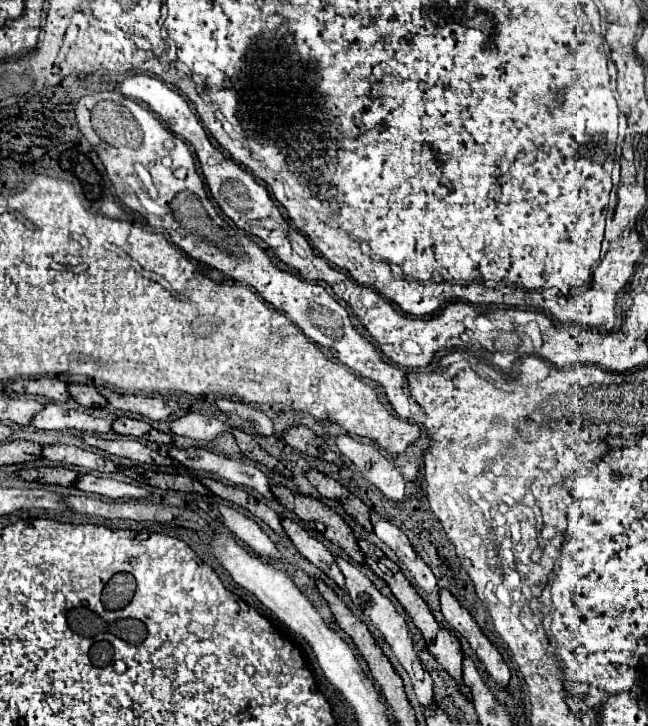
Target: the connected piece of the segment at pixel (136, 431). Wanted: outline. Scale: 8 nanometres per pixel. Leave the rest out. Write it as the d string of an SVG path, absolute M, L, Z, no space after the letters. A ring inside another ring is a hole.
M120 416L114 420L114 432L122 434L122 436L132 436L132 438L148 438L152 426L142 422L142 420L134 420L134 418L126 418Z

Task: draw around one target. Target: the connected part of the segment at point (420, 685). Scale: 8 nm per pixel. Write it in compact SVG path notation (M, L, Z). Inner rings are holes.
M336 558L336 562L338 562L338 566L340 566L340 570L342 570L344 578L346 578L346 590L348 590L348 594L350 594L352 602L356 604L358 610L362 610L364 614L368 614L370 622L380 630L380 634L384 636L386 644L392 648L394 656L398 658L398 662L400 662L400 664L404 666L404 670L408 672L408 676L410 676L410 680L412 680L412 686L414 686L414 694L416 694L420 706L426 710L426 706L432 706L432 704L434 704L434 698L432 698L432 678L430 678L430 674L424 670L424 666L420 664L420 660L418 660L418 656L416 656L416 652L414 652L414 648L412 648L412 638L410 638L410 634L408 634L406 620L396 612L396 608L392 606L392 602L390 602L388 598L384 598L384 596L376 590L376 586L370 582L370 578L368 578L366 574L362 574L358 568L354 568L354 566L352 566L348 560L344 560L344 558Z

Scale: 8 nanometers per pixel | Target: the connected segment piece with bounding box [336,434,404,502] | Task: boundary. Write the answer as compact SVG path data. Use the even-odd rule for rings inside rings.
M338 436L336 438L336 446L340 448L340 452L350 458L358 470L362 472L362 476L374 484L388 500L394 502L402 502L404 500L404 480L400 470L392 464L392 460L388 460L382 450L378 450L372 444L362 444L358 440L354 440L352 436Z

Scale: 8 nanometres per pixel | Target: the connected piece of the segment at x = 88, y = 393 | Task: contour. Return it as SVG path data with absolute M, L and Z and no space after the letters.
M68 384L68 392L72 400L82 404L84 408L106 408L106 398L94 388L94 386L84 386L84 384Z

